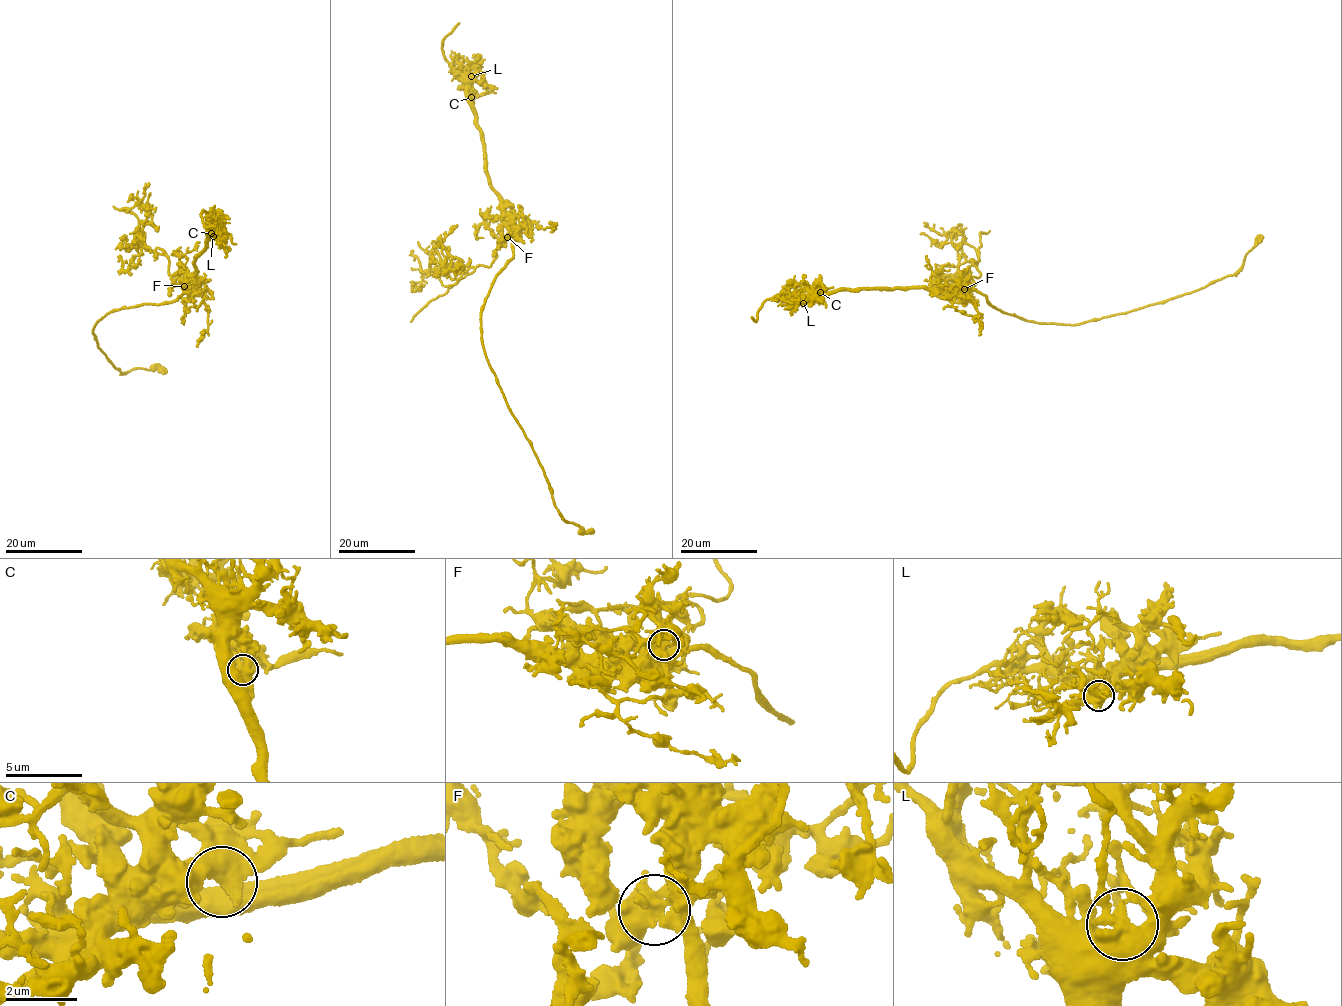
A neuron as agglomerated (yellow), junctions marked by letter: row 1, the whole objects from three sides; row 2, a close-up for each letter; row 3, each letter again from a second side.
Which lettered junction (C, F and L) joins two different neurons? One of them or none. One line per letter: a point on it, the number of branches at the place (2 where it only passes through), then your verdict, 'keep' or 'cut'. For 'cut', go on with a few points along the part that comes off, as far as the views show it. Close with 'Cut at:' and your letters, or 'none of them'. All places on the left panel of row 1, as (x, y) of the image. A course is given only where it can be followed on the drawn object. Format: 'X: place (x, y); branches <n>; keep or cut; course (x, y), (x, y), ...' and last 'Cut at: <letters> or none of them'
C: place (211, 233); branches 3; keep
F: place (184, 286); branches 3; cut; course (185, 287), (185, 280), (168, 271), (167, 257), (146, 246), (146, 207), (139, 202), (119, 210)
L: place (213, 236); branches 3; keep
Cut at: F

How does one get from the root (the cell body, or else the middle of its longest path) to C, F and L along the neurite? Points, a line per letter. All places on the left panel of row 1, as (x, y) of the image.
C: (137, 305), (171, 302), (190, 288), (197, 273), (194, 263), (206, 250), (211, 233)
F: (137, 305), (171, 302), (186, 291), (185, 287)
L: (137, 305), (171, 302), (190, 288), (197, 273), (195, 260), (208, 246), (208, 233), (213, 236)

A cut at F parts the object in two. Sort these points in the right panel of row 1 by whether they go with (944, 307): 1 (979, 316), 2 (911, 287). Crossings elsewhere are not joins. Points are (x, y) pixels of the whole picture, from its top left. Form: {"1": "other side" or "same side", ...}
{"1": "same side", "2": "other side"}

